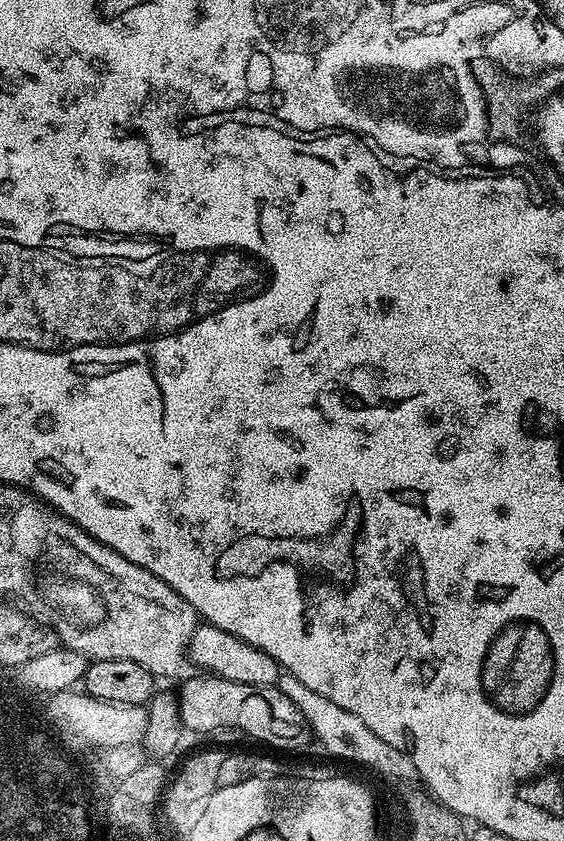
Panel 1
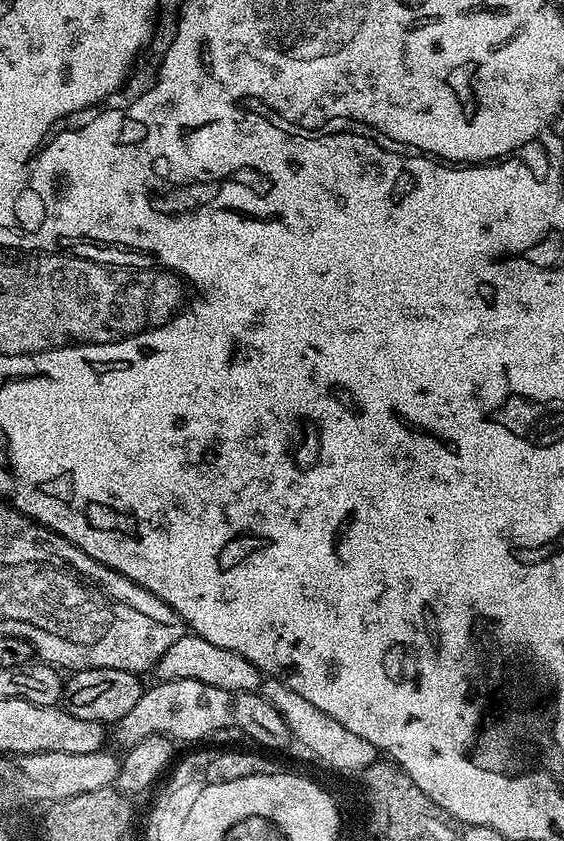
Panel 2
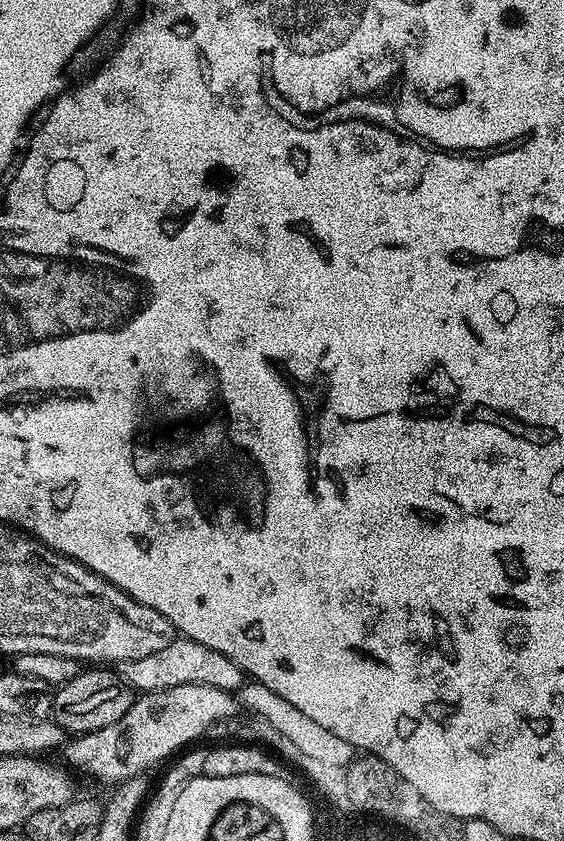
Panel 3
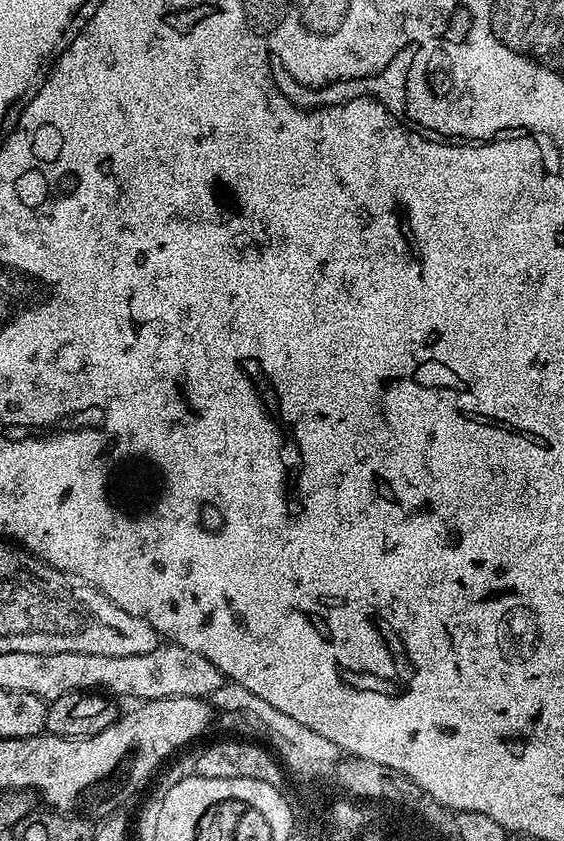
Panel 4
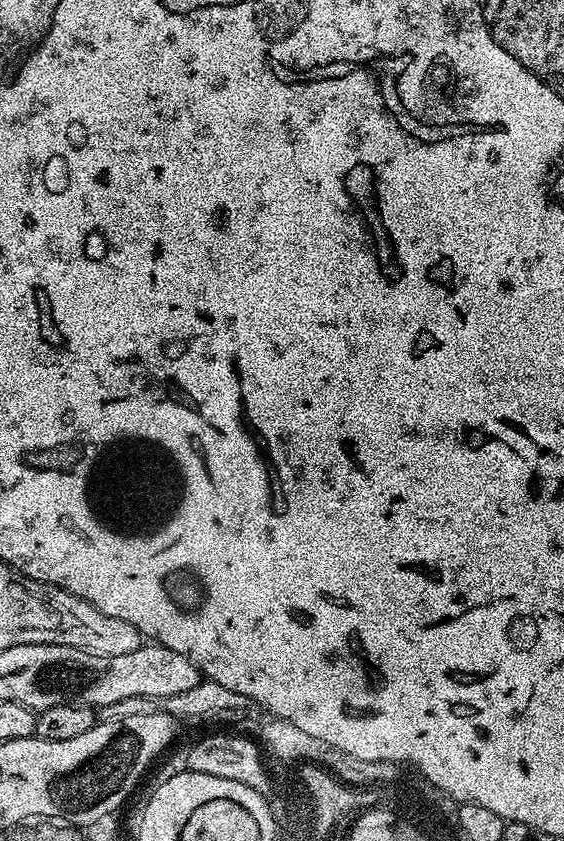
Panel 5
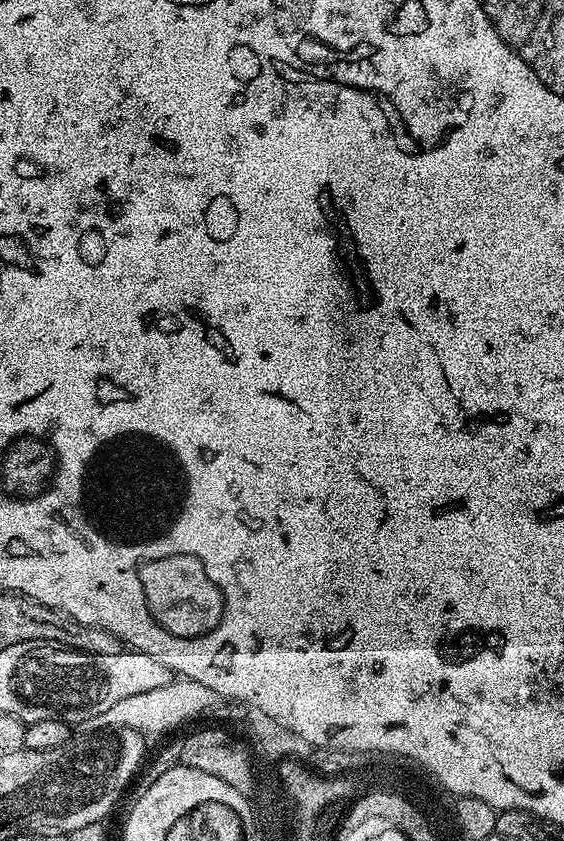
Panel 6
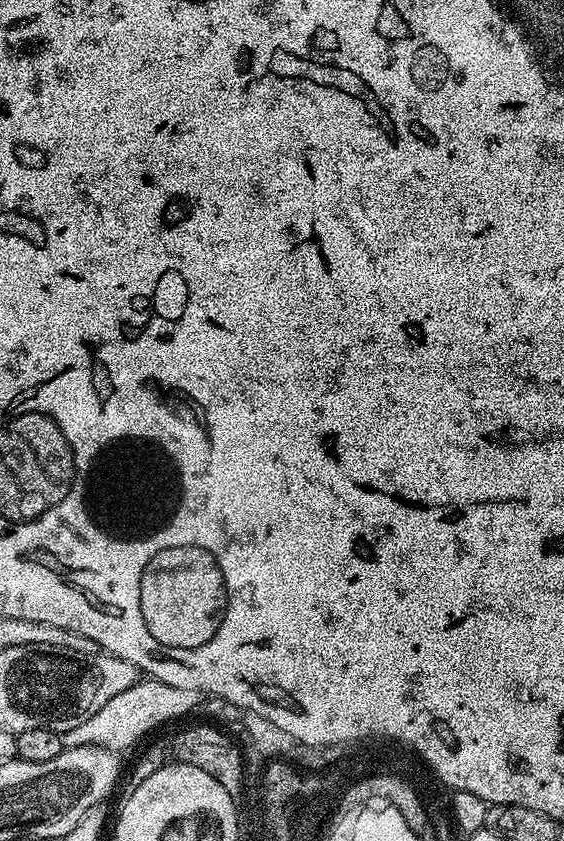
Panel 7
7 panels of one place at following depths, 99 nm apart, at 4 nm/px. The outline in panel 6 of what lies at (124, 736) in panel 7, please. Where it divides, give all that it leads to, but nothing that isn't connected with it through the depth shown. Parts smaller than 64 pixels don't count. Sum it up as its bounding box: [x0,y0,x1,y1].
[94,678,222,738]

